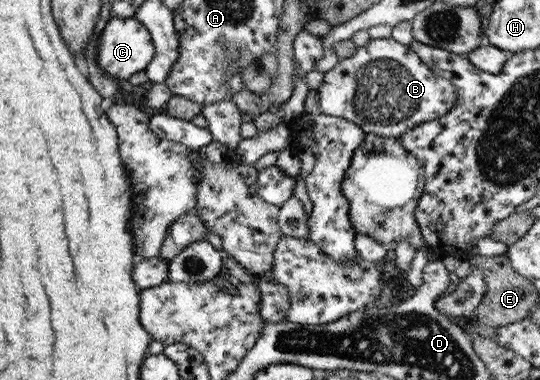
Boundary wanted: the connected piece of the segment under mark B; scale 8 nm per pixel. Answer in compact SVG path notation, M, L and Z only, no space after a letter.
M391 38L369 39L364 45L358 45L353 55L339 59L331 70L323 73L322 80L316 90L318 112L346 119L363 130L364 135L399 139L419 124L441 118L454 105L454 87L445 78L433 74L409 46Z

